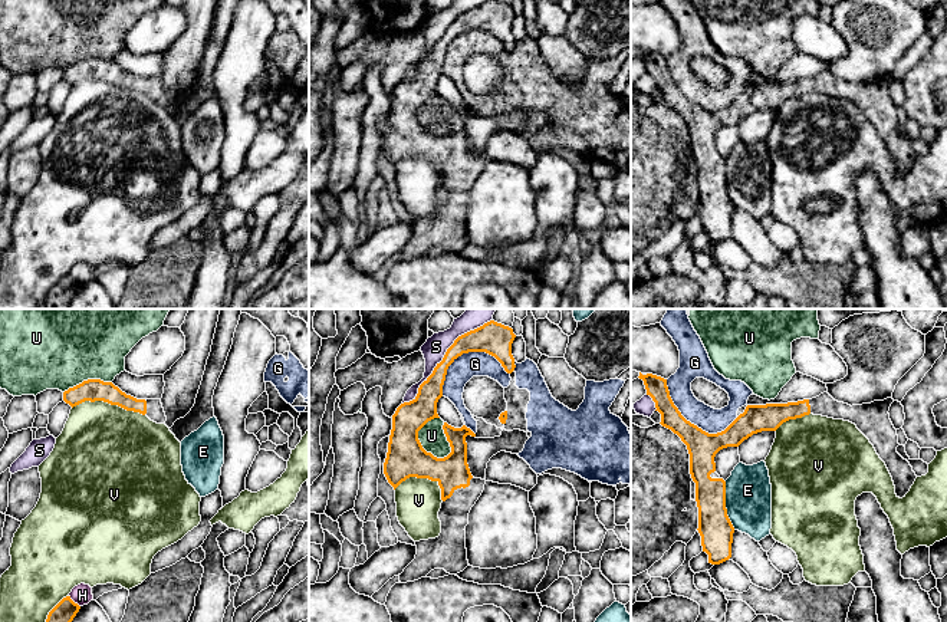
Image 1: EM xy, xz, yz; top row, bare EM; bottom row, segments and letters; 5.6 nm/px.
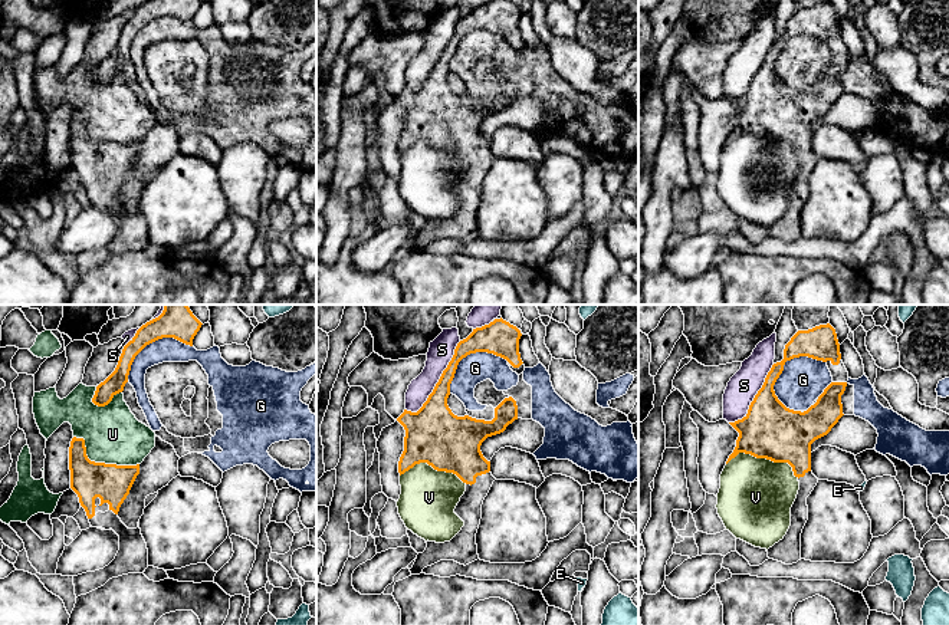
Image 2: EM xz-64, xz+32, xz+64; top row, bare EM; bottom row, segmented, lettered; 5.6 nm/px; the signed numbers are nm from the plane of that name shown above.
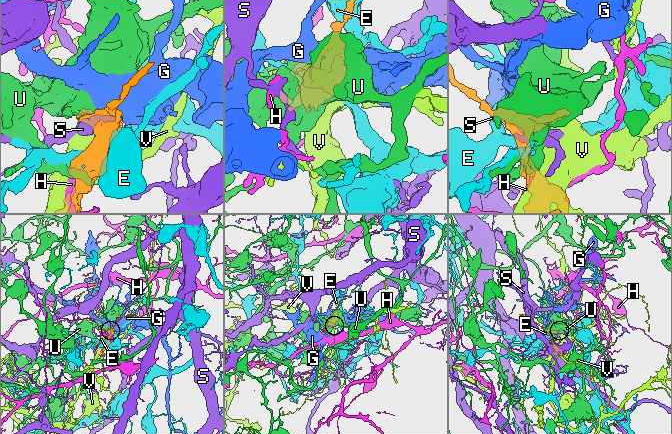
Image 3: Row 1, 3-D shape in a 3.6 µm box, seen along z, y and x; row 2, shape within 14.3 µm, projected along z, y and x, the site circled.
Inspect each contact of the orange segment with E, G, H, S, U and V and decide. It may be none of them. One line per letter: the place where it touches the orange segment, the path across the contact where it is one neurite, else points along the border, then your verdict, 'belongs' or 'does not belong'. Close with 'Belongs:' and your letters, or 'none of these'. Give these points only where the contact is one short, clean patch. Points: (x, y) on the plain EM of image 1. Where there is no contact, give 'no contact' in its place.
E: meets orange in yz at (724, 184); does not belong
G: meets orange in xz at (464, 30); does not belong
H: meets orange in xy at (72, 279); does not belong
S: meets orange in xz at (443, 36); does not belong
U: meets orange in xz at (418, 118); does not belong
V: meets orange in xy at (108, 81); does not belong
Belongs: none of these

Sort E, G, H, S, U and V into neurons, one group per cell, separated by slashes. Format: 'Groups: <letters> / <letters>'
Groups: E / G / H / S / U / V

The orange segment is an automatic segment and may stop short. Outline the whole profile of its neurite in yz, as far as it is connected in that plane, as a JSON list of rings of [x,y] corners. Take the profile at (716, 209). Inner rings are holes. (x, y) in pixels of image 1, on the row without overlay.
[[[641,50],[638,56],[644,59],[647,73],[655,80],[655,89],[661,92],[660,102],[677,112],[687,124],[690,152],[696,161],[697,208],[703,230],[708,233],[711,243],[720,243],[731,236],[734,211],[726,187],[726,159],[710,155],[716,149],[714,135],[723,126],[739,125],[753,112],[776,109],[783,101],[809,92],[849,99],[869,118],[885,141],[897,175],[905,175],[917,157],[910,141],[897,131],[898,113],[888,92],[892,76],[851,85],[823,70],[798,80],[747,83],[724,109],[708,112],[681,93],[670,75],[667,57]]]

